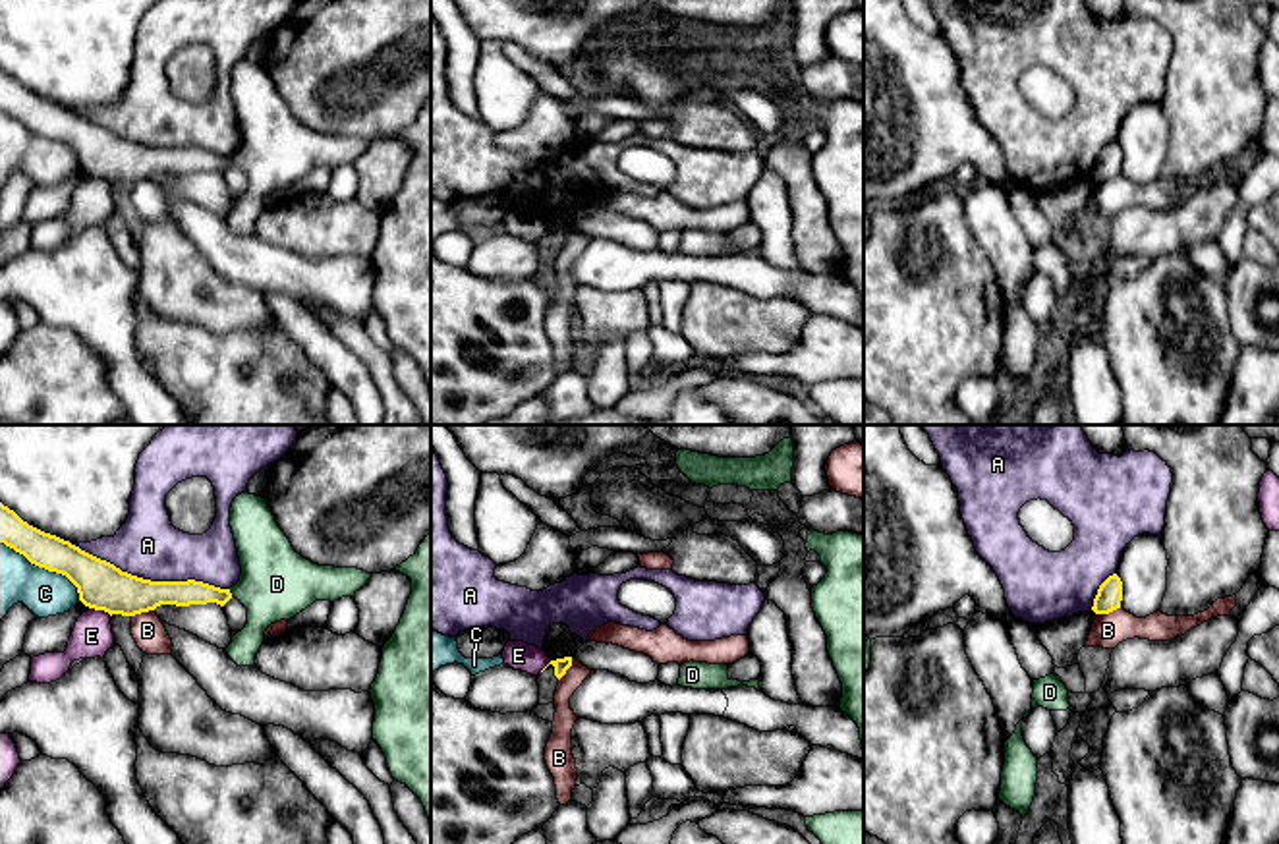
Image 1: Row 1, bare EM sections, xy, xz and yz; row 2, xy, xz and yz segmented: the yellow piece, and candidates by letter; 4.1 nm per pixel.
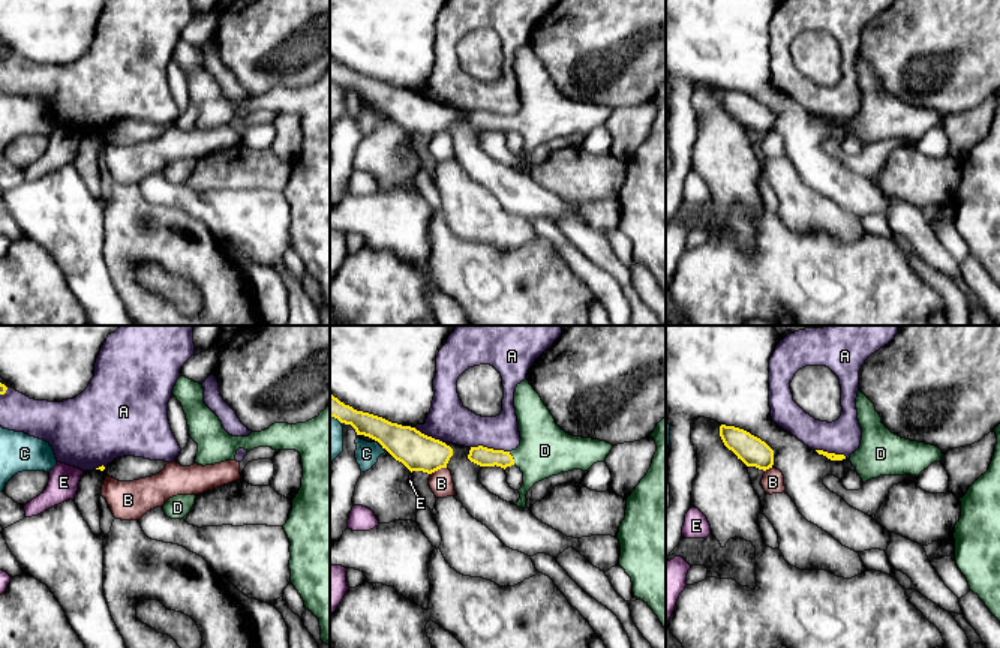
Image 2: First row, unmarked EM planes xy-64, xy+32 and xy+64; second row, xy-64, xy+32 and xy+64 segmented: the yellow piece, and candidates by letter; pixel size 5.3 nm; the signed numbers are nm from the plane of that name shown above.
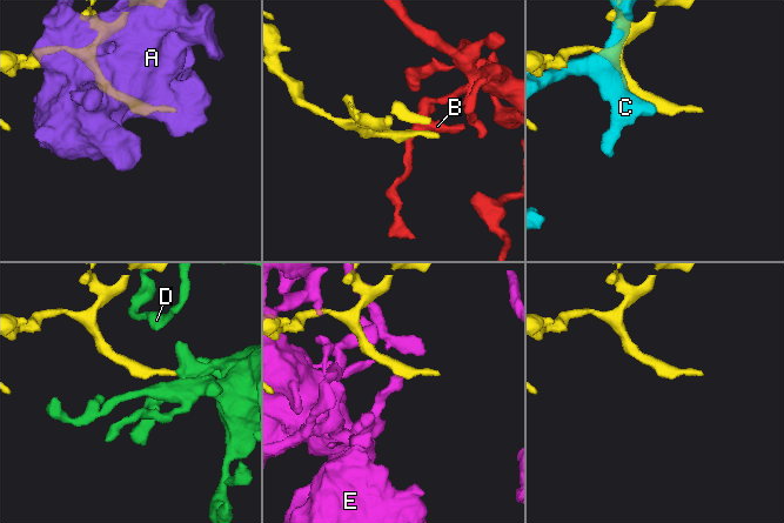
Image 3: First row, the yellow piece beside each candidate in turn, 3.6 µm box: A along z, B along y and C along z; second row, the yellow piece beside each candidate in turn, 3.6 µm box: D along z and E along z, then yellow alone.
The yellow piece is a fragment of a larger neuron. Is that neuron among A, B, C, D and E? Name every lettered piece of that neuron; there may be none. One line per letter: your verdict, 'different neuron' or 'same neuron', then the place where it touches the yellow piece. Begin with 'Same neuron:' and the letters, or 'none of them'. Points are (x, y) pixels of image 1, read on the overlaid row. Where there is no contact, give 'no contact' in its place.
Same neuron: D
A: different neuron; contact xy (149, 580)
B: different neuron; contact yz (1108, 613)
C: different neuron; contact xy (45, 568)
D: same neuron; contact xy (230, 593)
E: different neuron; contact xy (101, 609)

